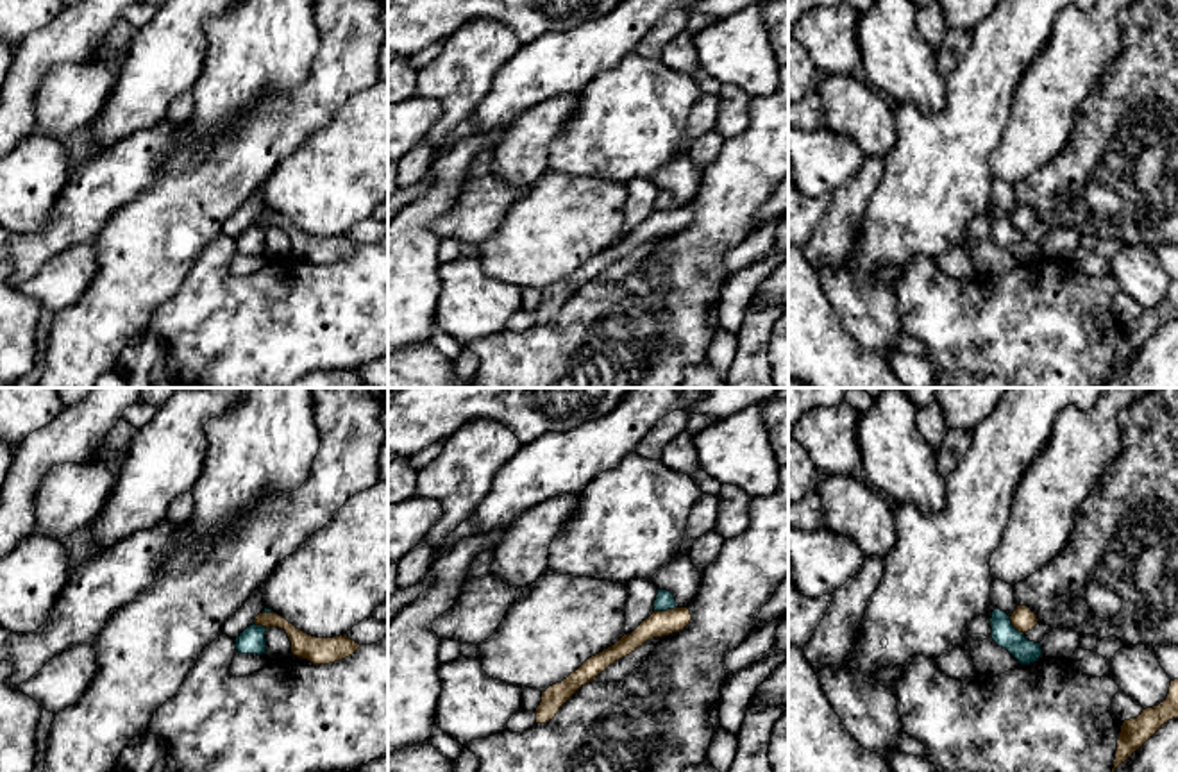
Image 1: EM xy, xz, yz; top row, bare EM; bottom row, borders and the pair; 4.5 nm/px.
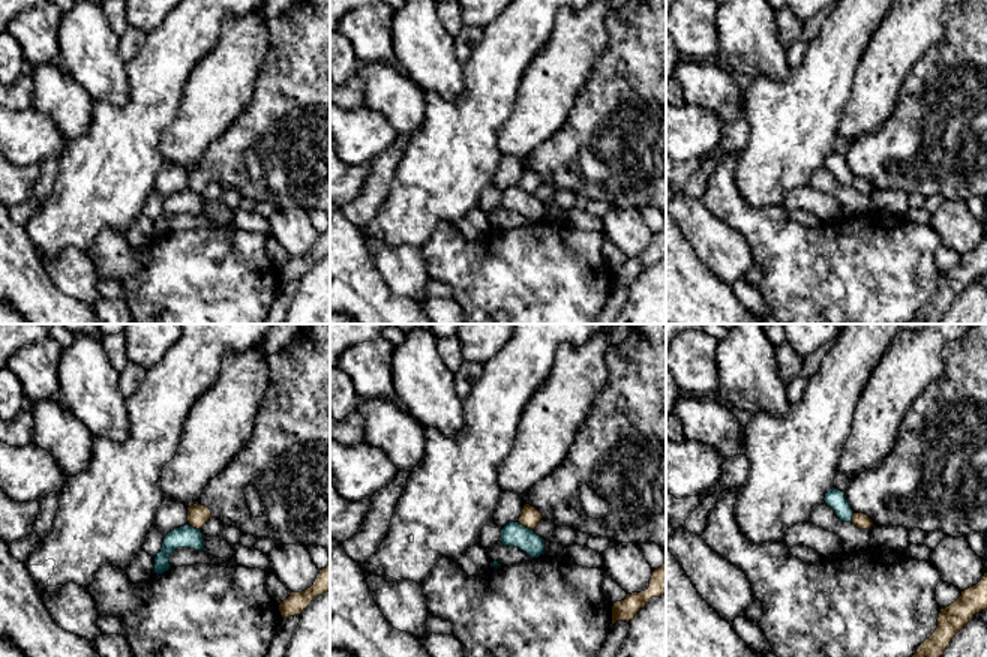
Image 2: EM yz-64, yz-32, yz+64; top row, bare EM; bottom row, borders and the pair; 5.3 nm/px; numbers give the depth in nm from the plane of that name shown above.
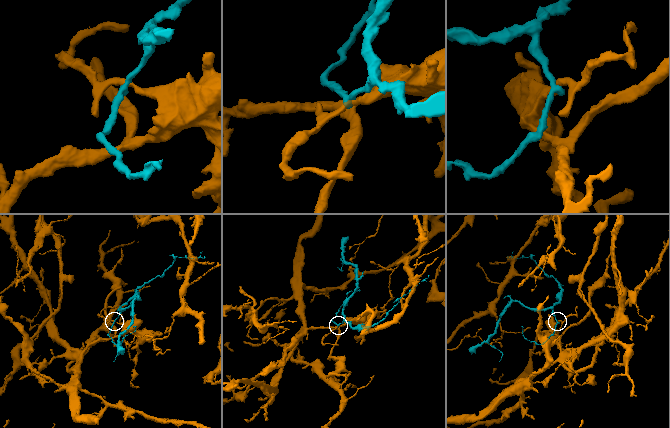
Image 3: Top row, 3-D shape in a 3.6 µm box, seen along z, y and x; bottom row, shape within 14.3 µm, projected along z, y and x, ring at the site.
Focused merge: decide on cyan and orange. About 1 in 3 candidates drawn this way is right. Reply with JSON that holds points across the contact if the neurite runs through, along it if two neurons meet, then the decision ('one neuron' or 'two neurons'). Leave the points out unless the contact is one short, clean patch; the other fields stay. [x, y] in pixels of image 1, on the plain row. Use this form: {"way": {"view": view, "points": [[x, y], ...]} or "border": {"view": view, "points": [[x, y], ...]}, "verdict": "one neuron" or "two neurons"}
{"border": {"view": "xz", "points": [[674, 206], [655, 211]]}, "verdict": "two neurons"}

